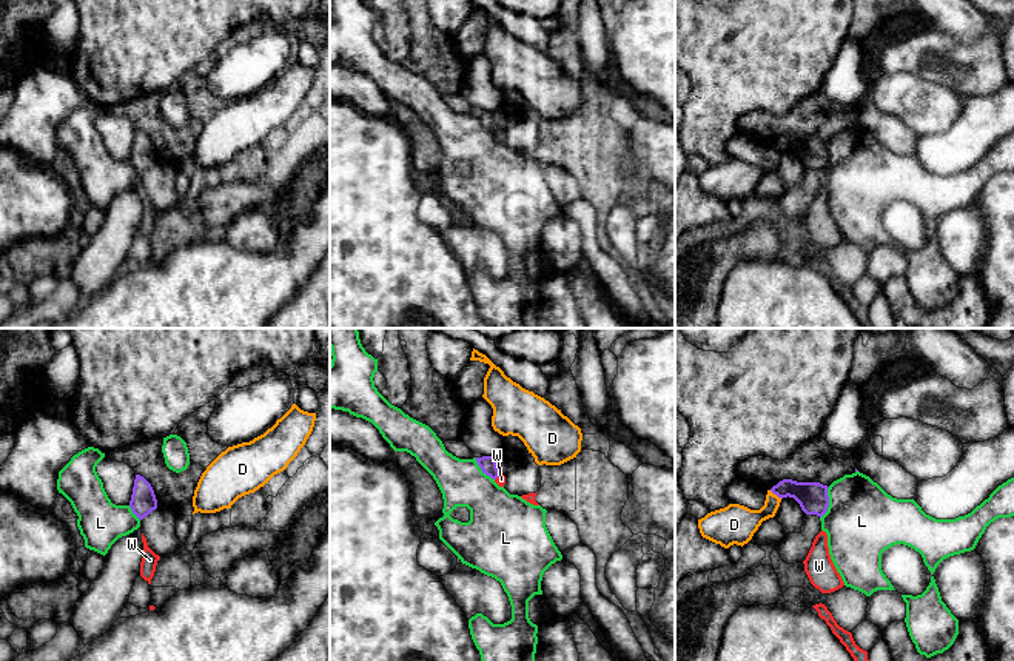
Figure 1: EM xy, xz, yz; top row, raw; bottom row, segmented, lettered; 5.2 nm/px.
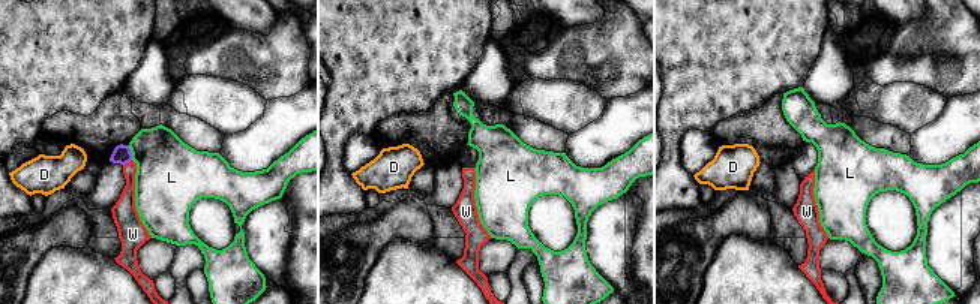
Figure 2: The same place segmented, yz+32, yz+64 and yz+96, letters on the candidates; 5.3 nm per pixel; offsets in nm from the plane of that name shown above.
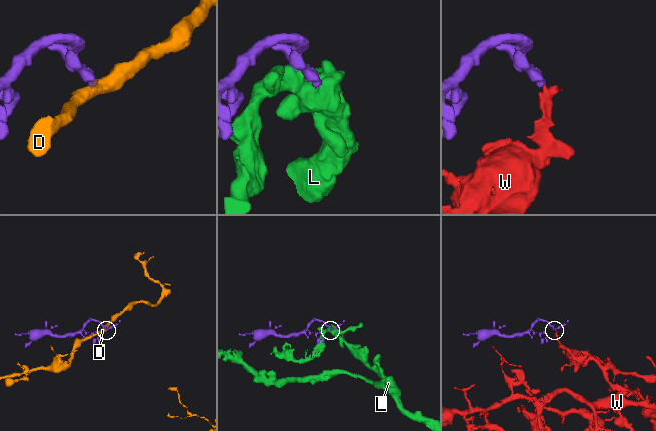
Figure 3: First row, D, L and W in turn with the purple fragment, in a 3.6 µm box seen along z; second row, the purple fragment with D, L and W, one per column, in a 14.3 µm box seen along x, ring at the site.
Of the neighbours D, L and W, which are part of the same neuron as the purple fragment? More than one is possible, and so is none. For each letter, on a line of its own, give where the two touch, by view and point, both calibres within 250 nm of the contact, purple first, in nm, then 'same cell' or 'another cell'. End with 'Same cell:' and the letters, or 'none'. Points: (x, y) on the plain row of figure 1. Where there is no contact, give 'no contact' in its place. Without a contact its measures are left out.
D: meets purple in yz at (775, 148); 160 nm thick on the purple side, 190 nm on the other; another cell
L: meets purple in yz at (828, 157); 160 nm thick on the purple side, 380 nm on the other; another cell
W: meets purple in xz at (498, 130); 90 nm thick on the purple side, 50 nm on the other; another cell
Same cell: none

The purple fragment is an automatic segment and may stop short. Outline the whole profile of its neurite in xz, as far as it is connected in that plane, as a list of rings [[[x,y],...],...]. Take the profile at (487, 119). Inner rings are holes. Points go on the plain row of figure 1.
[[[493,111],[476,112],[476,117],[481,122],[482,128],[490,131],[492,134],[496,134],[501,129],[496,122],[496,114]]]

